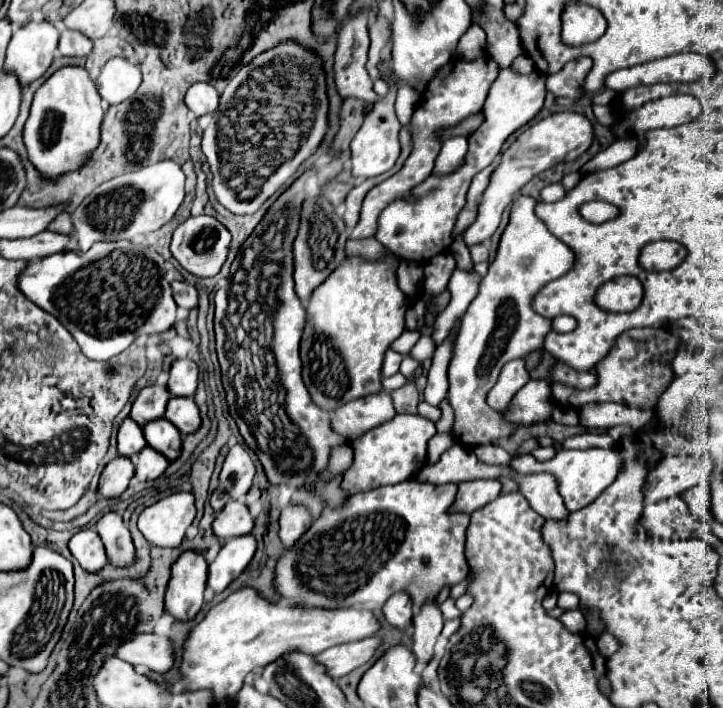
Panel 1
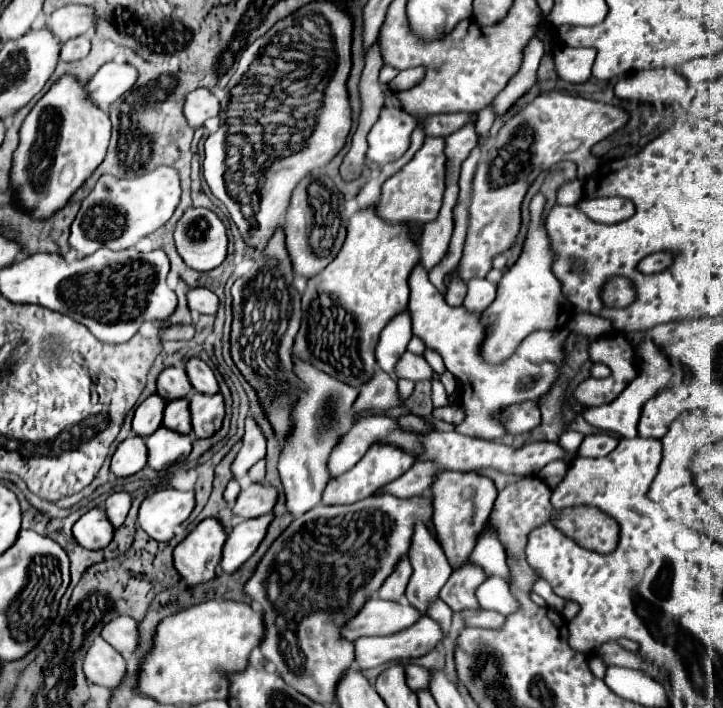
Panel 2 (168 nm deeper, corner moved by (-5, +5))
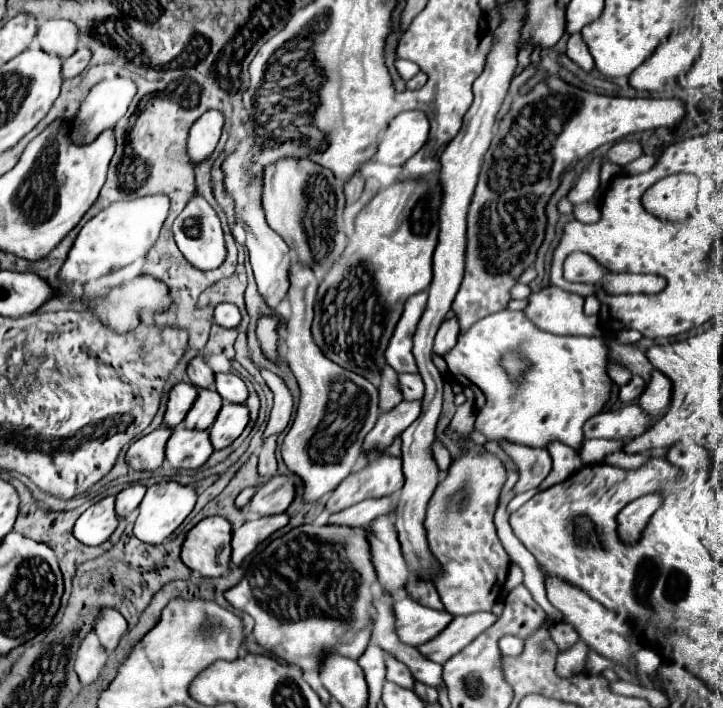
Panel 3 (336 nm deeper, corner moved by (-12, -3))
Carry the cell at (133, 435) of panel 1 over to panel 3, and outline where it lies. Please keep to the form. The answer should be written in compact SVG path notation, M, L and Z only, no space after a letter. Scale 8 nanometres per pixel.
M178 383L178 385L174 385L172 391L170 391L166 415L164 415L166 427L176 427L178 423L182 423L186 413L194 405L196 397L198 397L198 389L192 383Z

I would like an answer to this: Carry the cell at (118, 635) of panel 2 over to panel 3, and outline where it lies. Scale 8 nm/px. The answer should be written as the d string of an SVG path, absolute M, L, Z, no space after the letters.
M100 607L98 609L96 621L94 621L94 631L100 637L100 643L108 651L112 651L118 645L118 641L126 629L128 629L126 619L116 609L112 609L112 607Z

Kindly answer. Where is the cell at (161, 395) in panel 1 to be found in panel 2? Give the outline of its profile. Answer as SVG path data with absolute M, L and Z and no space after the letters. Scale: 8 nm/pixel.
M169 367L159 373L157 377L157 395L161 395L165 401L181 399L191 393L189 381L185 379L183 367Z

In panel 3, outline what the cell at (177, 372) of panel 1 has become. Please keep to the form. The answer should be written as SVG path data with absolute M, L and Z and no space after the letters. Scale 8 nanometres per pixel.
M216 373L216 391L230 403L244 403L248 399L246 383L232 373Z

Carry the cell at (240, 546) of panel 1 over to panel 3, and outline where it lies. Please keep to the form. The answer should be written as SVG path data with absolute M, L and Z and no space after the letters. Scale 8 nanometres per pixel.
M278 513L278 515L268 515L260 517L256 521L248 521L238 531L232 535L232 563L240 565L246 555L250 555L260 541L268 539L274 531L282 529L288 525L288 513Z

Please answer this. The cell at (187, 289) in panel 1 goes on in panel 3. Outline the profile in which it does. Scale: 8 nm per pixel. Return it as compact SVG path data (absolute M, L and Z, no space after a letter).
M220 303L214 311L214 319L218 325L226 327L226 329L232 329L232 327L238 327L240 321L242 321L242 315L238 311L236 305L232 303Z

